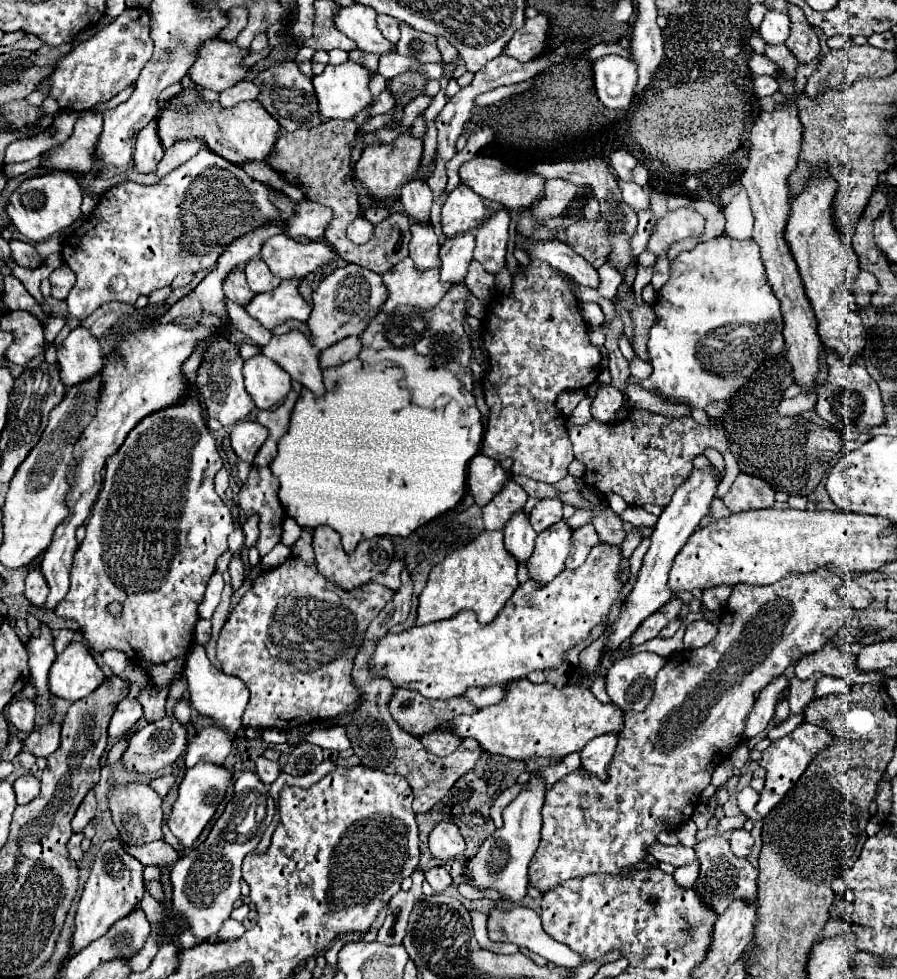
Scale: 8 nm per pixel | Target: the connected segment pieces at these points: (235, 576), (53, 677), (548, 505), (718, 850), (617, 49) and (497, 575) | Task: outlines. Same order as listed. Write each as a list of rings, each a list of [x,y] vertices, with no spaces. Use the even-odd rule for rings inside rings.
[[[232,555],[230,565],[228,565],[228,571],[232,575],[232,587],[236,591],[242,585],[242,573],[244,573],[244,561],[242,561],[240,555]]]
[[[70,643],[66,651],[56,657],[52,669],[50,669],[50,693],[68,701],[78,701],[106,679],[98,663],[94,661],[90,649],[82,643]]]
[[[542,499],[530,513],[530,523],[536,533],[546,531],[562,519],[562,503],[558,499]]]
[[[714,835],[714,837],[706,837],[702,839],[696,847],[696,857],[700,861],[700,877],[696,879],[694,887],[696,891],[704,897],[706,903],[712,905],[712,909],[722,915],[726,911],[726,907],[736,901],[736,899],[746,899],[746,901],[754,901],[756,899],[756,879],[758,879],[758,869],[742,857],[736,857],[730,849],[730,843],[724,835]]]
[[[598,43],[594,45],[590,51],[588,51],[588,59],[598,59],[598,57],[604,57],[604,55],[610,55],[610,53],[618,53],[618,55],[624,55],[624,57],[630,57],[630,51],[628,47],[622,47],[620,43]]]
[[[502,531],[480,533],[468,545],[458,547],[442,563],[432,567],[428,583],[418,599],[416,625],[450,619],[460,609],[472,609],[478,613],[480,623],[490,623],[518,587],[516,569],[518,561],[504,547],[504,533]]]

